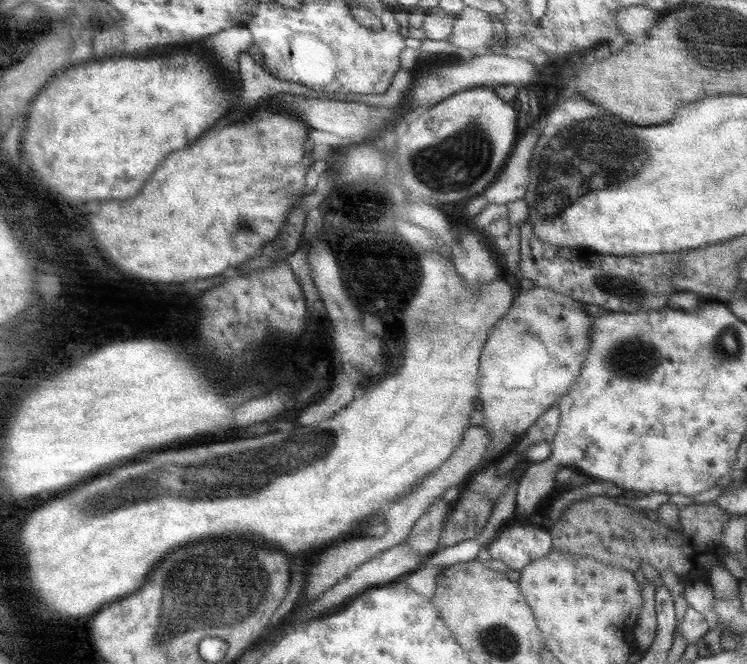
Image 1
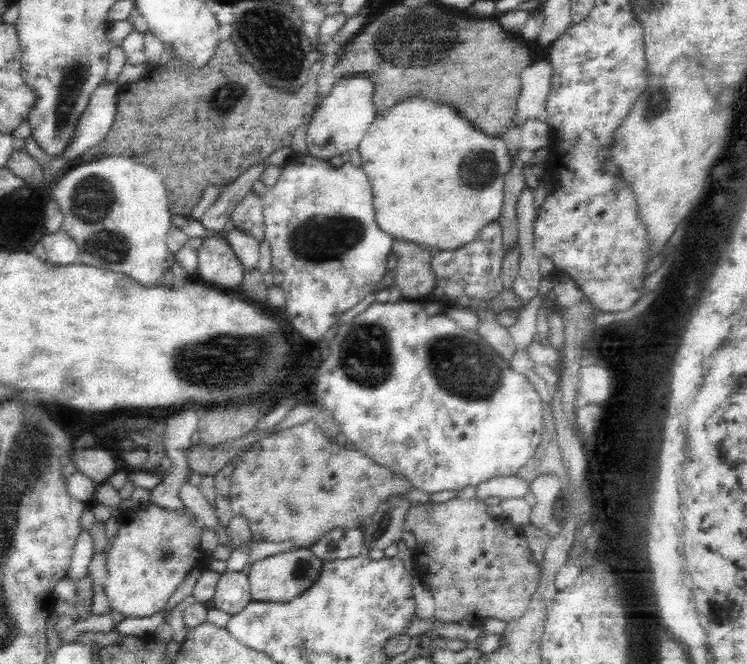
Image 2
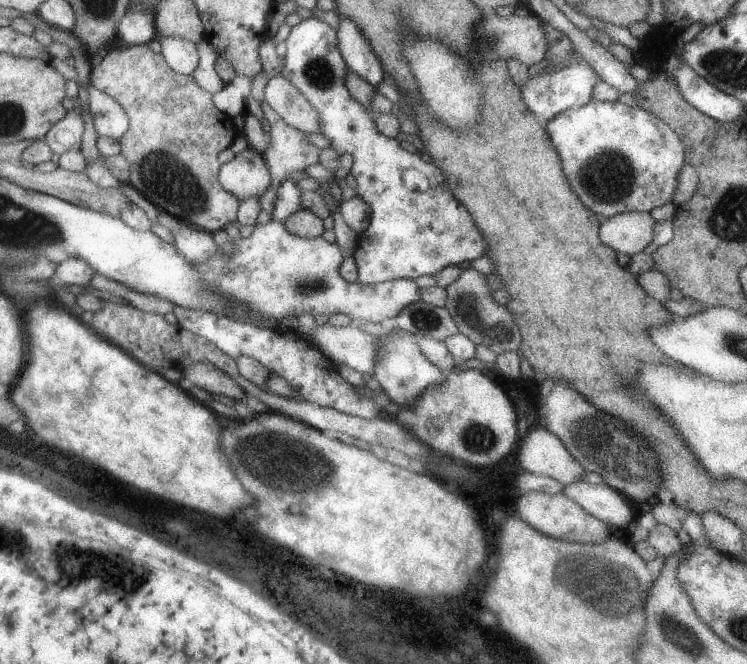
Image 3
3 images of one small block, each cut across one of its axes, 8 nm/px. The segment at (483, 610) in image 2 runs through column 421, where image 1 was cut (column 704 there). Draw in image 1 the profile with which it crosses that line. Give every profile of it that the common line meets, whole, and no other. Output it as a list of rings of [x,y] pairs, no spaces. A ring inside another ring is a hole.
[[[607,495],[594,496],[588,502],[572,504],[560,516],[562,522],[560,520],[554,522],[550,529],[550,534],[553,535],[552,550],[592,557],[596,561],[608,563],[608,565],[624,567],[634,574],[642,569],[642,562],[649,562],[660,572],[664,570],[676,572],[676,577],[680,577],[680,582],[683,583],[708,580],[709,570],[718,565],[726,568],[724,557],[728,555],[729,551],[720,542],[720,535],[722,535],[724,523],[730,521],[730,516],[724,514],[715,501],[709,503],[692,502],[689,505],[680,505],[678,511],[681,526],[678,530],[673,530],[654,515],[636,510],[636,508],[632,509],[630,506],[618,502],[618,498]]]

